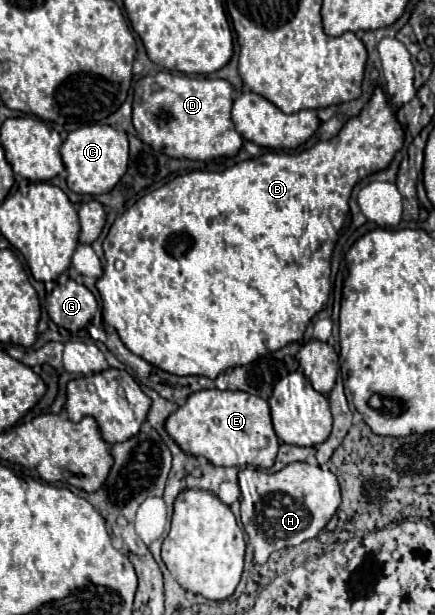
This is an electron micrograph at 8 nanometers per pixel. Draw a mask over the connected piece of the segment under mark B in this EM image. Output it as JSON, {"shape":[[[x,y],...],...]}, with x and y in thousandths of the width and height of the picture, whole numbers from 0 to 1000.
{"shape":[[[864,140],[855,150],[855,159],[832,176],[832,182],[805,192],[786,205],[782,218],[763,228],[736,228],[717,241],[680,247],[680,250],[611,247],[602,254],[561,260],[515,280],[432,280],[382,296],[372,306],[340,312],[308,335],[299,335],[280,351],[267,354],[267,361],[257,364],[239,390],[244,433],[239,433],[234,452],[221,459],[221,468],[234,481],[239,524],[267,533],[276,553],[294,563],[299,572],[405,611],[497,615],[520,598],[575,592],[607,576],[634,572],[667,556],[694,553],[708,524],[745,501],[759,481],[759,423],[763,423],[777,380],[802,366],[807,358],[802,325],[809,306],[846,283],[892,273],[892,267],[901,263],[906,250],[924,241],[924,234],[929,234],[929,205],[915,198],[910,182],[901,179],[901,169],[892,166],[892,153],[874,140]]]}

